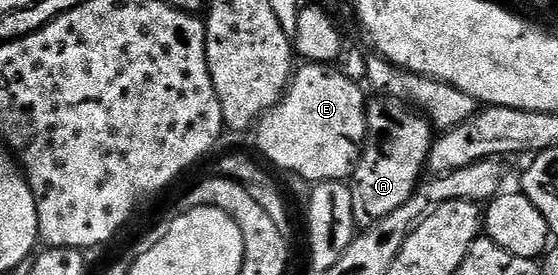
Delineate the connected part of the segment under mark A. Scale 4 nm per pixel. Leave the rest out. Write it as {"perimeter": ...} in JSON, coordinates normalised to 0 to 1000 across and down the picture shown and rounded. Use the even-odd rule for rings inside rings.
{"perimeter":[[[674,353],[668,375],[665,364],[658,378],[654,418],[659,476],[652,487],[652,527],[627,640],[634,804],[645,833],[677,818],[677,804],[699,789],[706,760],[735,731],[756,662],[778,516],[774,451],[719,360]]]}

